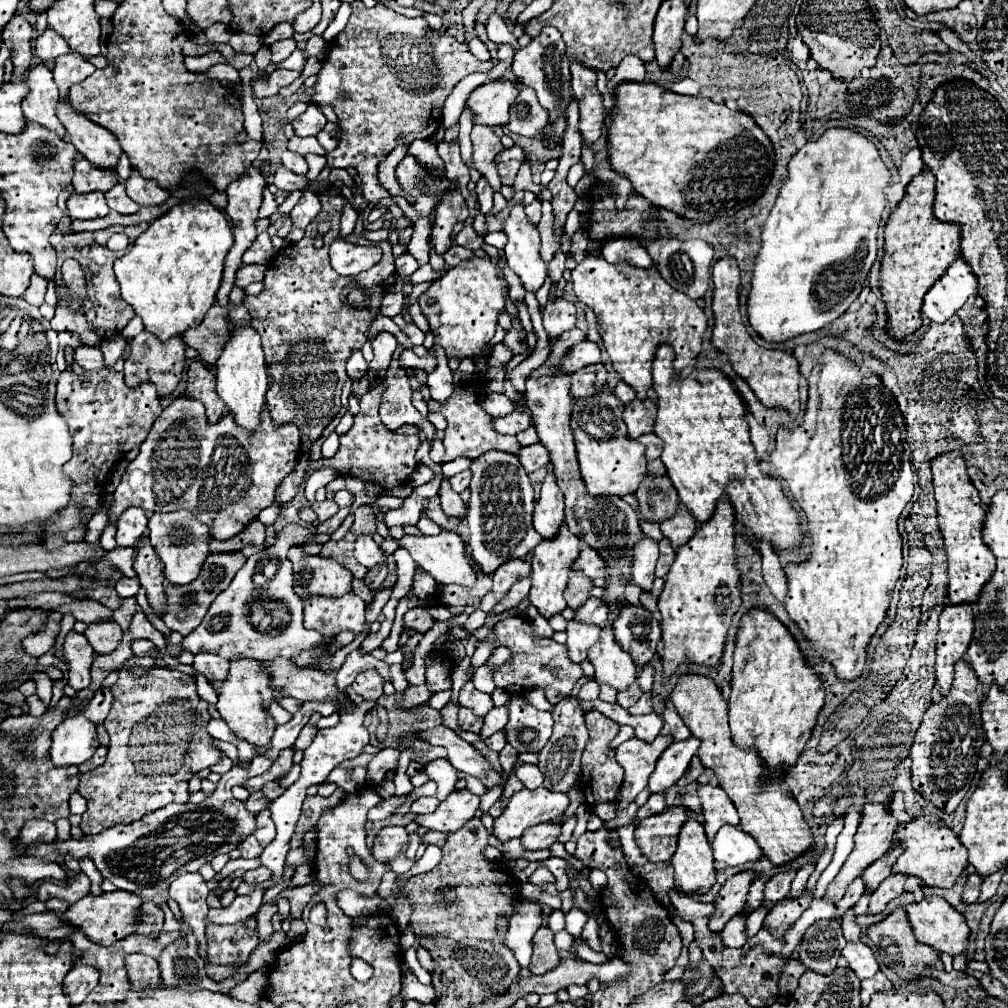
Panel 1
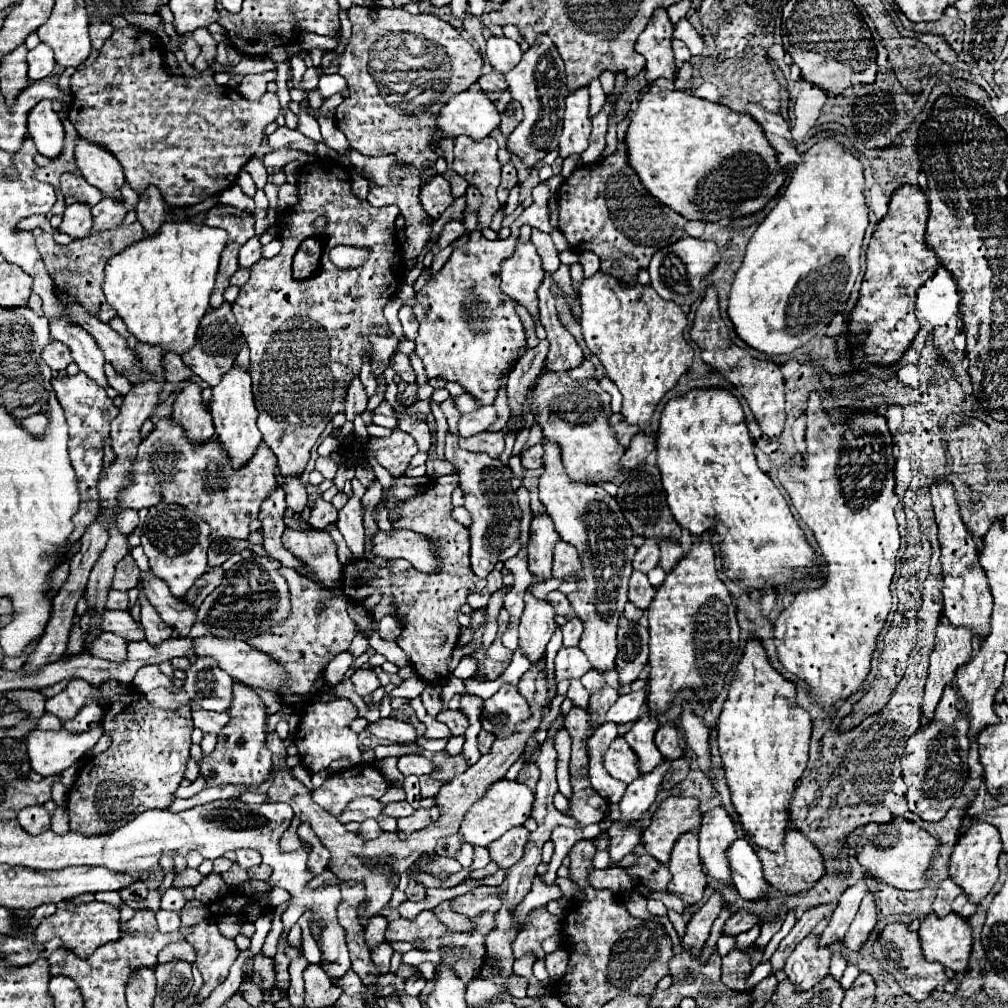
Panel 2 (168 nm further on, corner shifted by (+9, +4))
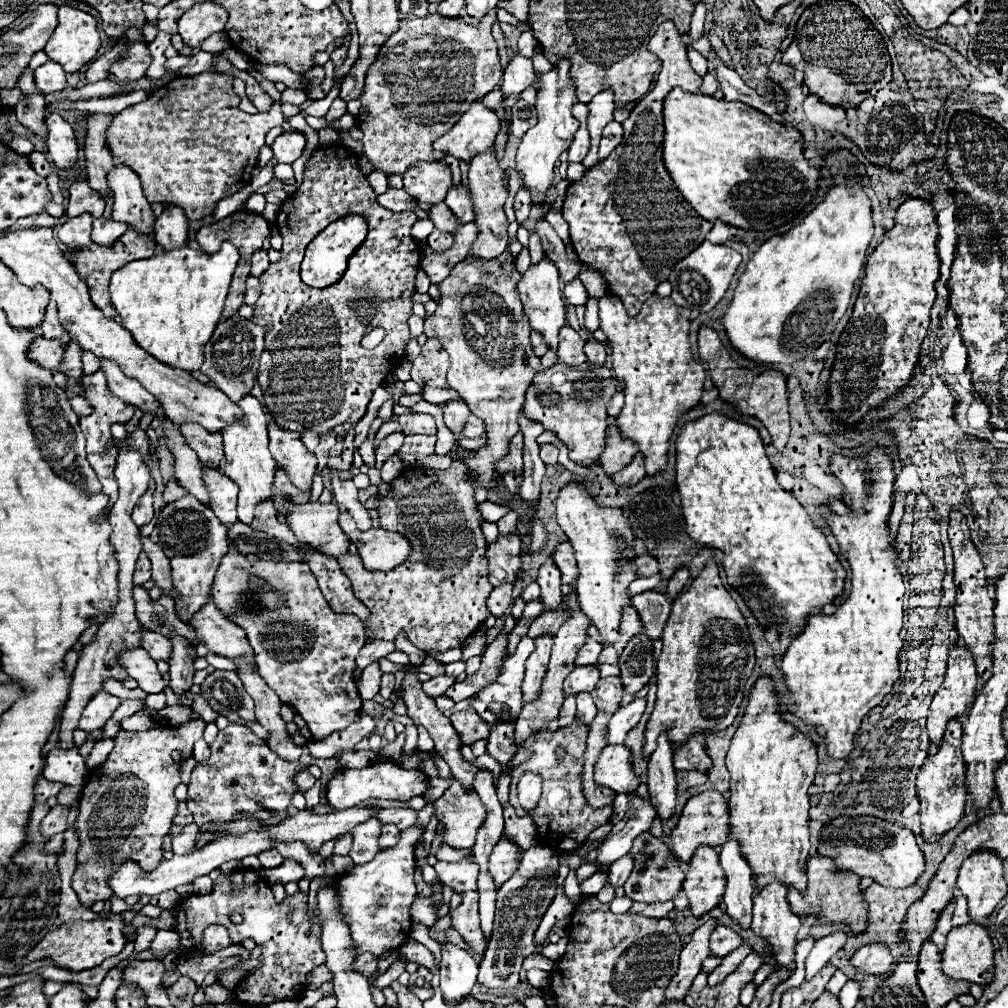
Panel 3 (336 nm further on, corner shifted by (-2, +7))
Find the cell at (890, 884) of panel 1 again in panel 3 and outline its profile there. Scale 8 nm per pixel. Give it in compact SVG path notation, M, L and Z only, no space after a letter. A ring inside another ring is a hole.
M872 942L872 944L864 944L860 946L852 960L850 960L856 968L860 968L862 972L868 974L886 974L892 966L892 956L890 956L890 948L888 944L882 942Z

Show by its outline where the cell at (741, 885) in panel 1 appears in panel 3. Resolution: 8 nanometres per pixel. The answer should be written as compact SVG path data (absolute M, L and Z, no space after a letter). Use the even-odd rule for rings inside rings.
M710 918L702 926L698 926L692 932L692 938L688 944L684 944L680 954L680 966L674 974L674 980L670 980L670 988L666 988L666 1000L682 1000L688 994L688 988L696 974L702 968L704 958L710 956L710 932L716 928L716 918Z

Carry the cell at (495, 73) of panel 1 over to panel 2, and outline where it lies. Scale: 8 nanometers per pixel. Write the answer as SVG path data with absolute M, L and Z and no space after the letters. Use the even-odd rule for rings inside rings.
M491 71L489 75L483 75L483 77L479 79L479 85L481 85L481 89L483 89L485 93L491 93L491 91L505 91L505 89L507 89L505 77L503 77L501 73L497 73L497 71Z

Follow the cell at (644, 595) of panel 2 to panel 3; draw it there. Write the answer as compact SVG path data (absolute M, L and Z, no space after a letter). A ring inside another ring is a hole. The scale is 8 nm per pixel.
M646 590L632 598L632 606L640 614L646 636L650 636L652 640L660 638L662 628L670 616L670 600L658 590Z

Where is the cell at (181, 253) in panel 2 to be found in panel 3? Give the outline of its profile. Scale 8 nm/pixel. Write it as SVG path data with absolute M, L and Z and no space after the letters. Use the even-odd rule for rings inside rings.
M222 242L222 248L214 254L192 250L190 246L182 246L180 250L160 252L146 260L134 260L122 266L112 274L110 280L110 296L118 314L122 316L122 326L134 336L134 340L154 358L166 362L174 368L182 368L186 372L198 370L204 360L204 344L210 340L216 324L220 322L224 298L228 294L228 286L232 274L238 264L238 250L232 242Z

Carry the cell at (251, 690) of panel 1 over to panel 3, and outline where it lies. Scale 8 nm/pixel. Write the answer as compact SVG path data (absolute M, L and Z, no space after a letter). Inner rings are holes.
M234 724L234 732L218 732L210 750L210 760L196 766L188 786L186 804L196 824L230 820L230 816L240 812L250 812L260 820L270 820L270 824L278 824L288 816L290 796L296 792L292 774L298 772L300 764L290 764L276 756L268 744L244 728L244 724Z

